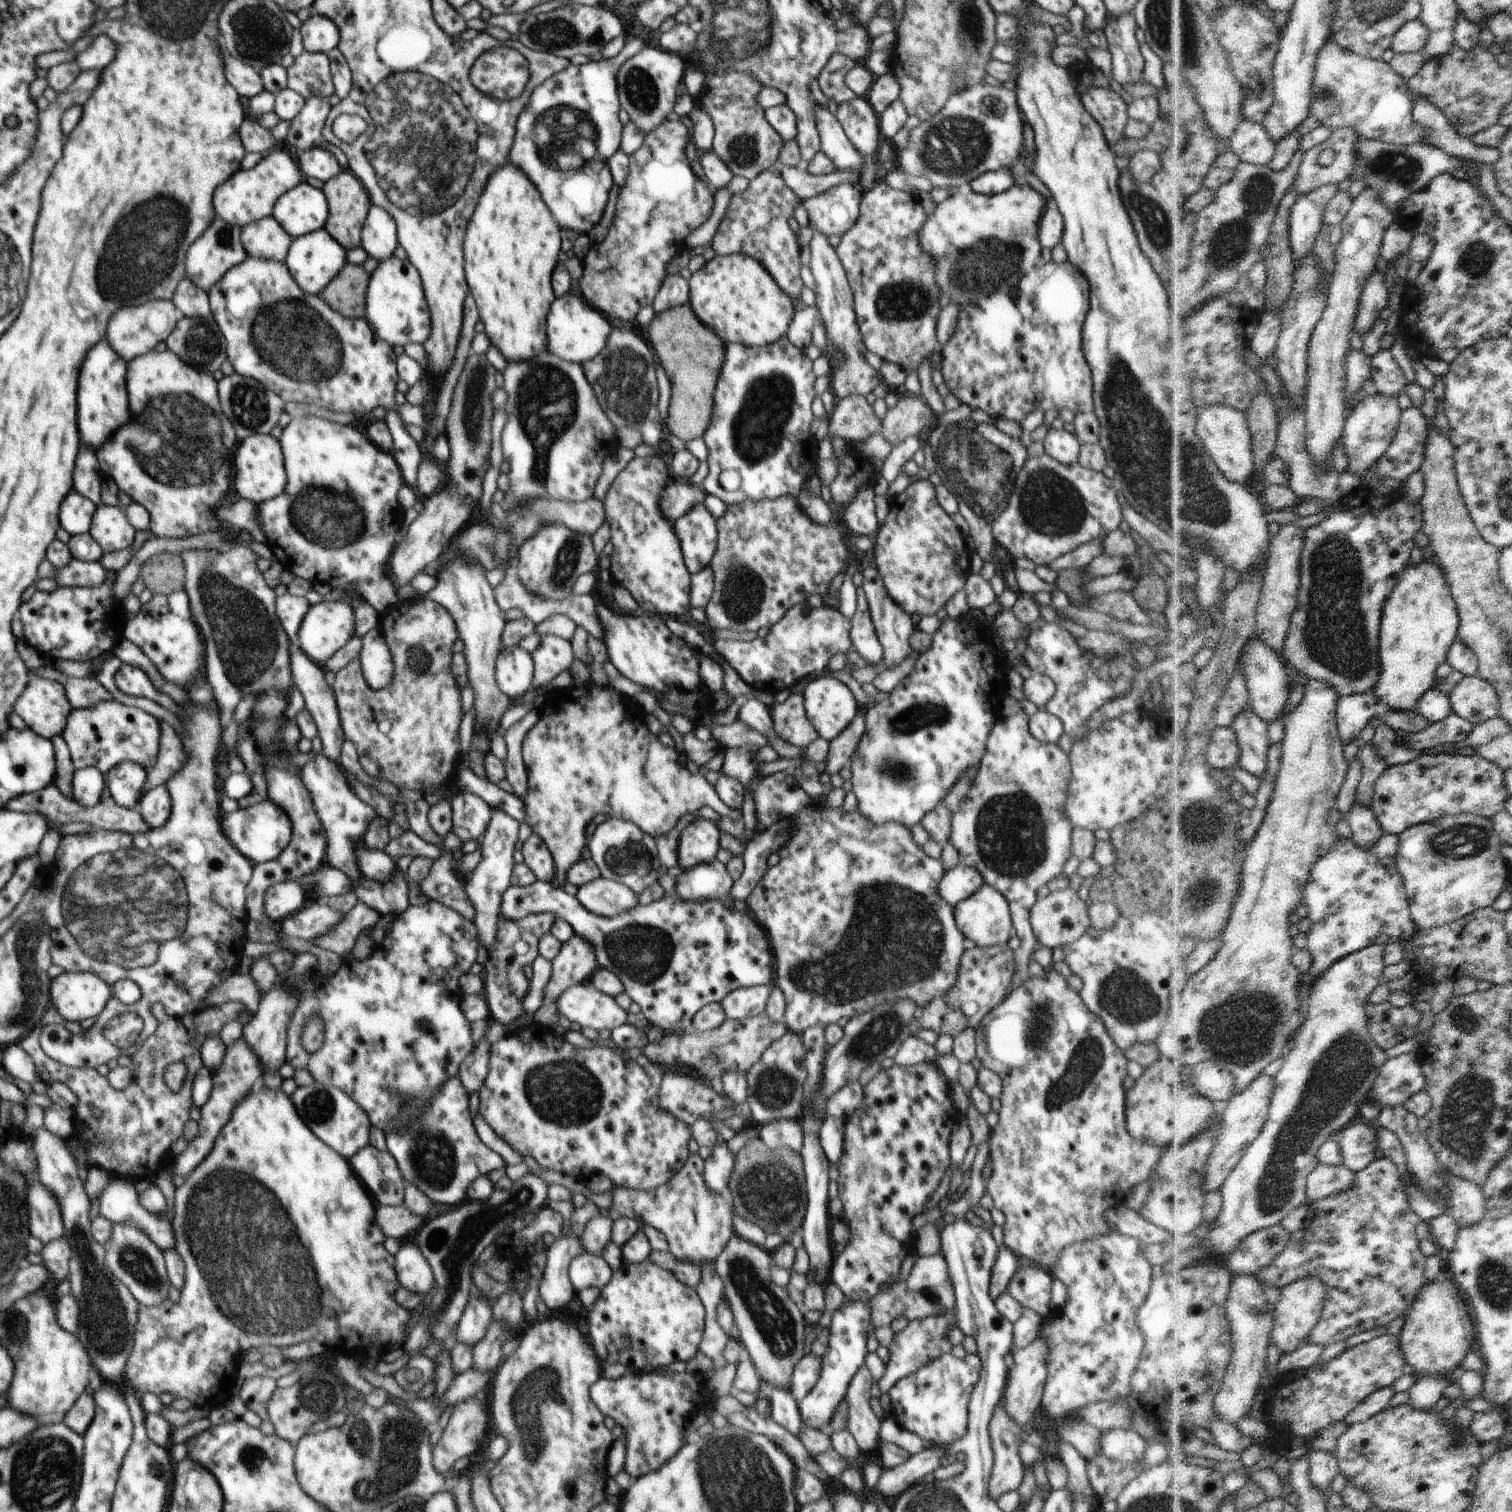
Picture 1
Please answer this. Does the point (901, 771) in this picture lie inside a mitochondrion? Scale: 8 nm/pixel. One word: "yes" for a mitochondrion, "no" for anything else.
yes

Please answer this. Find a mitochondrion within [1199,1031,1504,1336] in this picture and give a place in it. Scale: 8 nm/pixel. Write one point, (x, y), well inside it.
(1466, 1111)

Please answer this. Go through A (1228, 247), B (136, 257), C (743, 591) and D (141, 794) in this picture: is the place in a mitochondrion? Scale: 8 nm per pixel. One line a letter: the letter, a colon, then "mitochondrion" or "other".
A: mitochondrion
B: mitochondrion
C: mitochondrion
D: other

